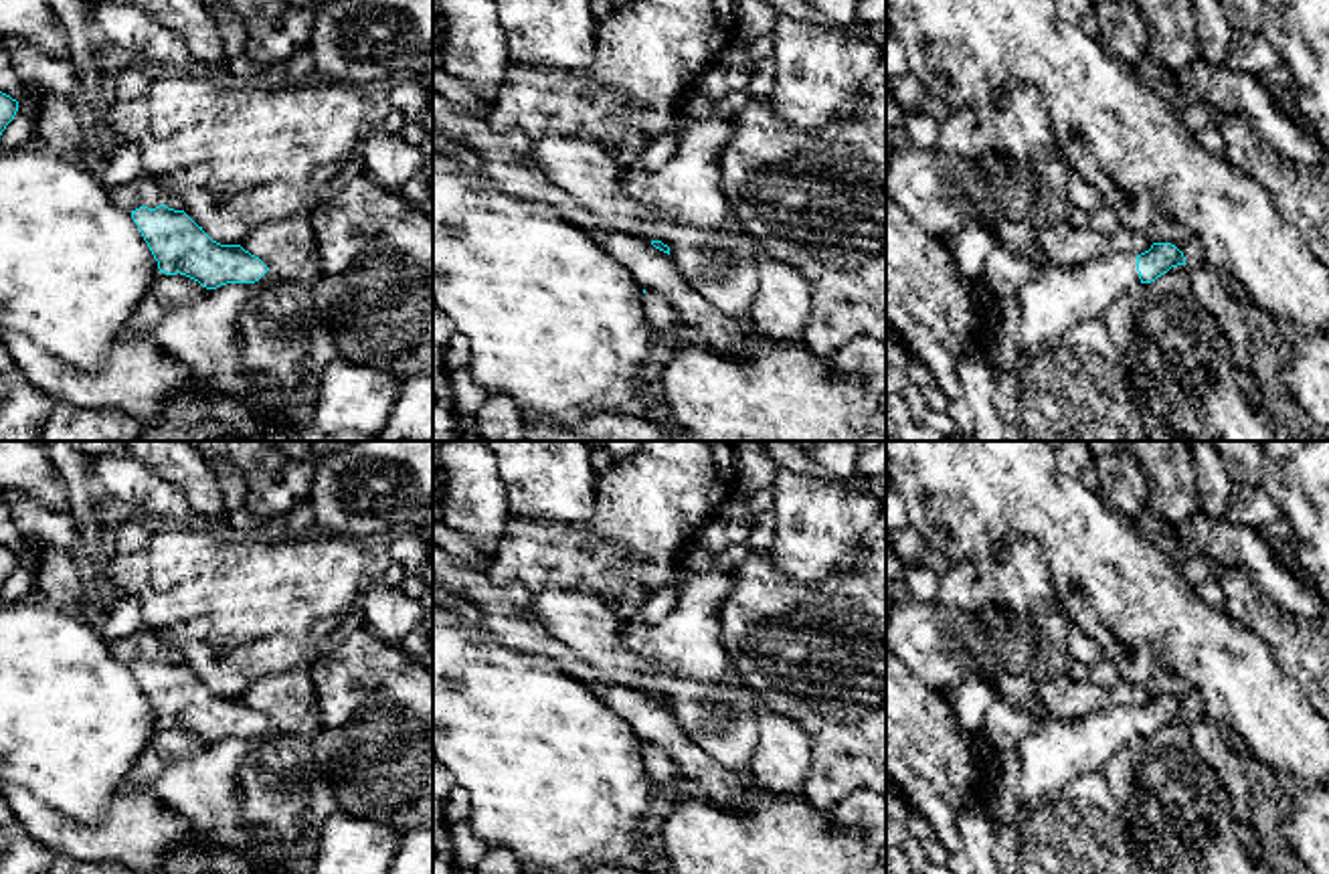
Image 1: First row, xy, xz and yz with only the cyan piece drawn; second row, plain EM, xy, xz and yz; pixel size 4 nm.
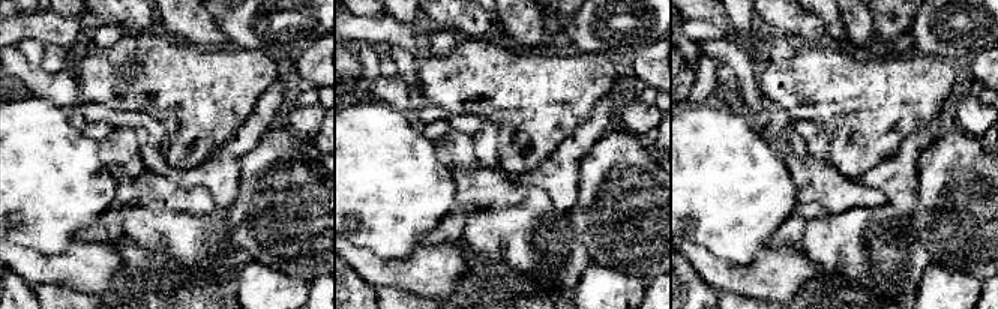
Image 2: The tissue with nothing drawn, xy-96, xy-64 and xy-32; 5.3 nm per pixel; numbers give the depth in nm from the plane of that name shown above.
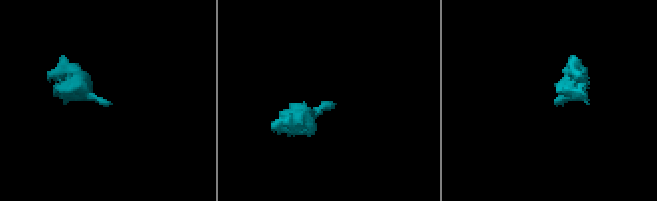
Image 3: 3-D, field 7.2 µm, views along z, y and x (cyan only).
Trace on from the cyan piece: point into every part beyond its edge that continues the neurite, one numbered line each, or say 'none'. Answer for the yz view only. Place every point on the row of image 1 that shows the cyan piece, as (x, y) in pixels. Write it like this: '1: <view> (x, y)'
1: yz (1056, 300)

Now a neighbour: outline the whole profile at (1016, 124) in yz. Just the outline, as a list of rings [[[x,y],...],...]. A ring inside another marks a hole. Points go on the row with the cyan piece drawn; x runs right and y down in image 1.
[[[1022,83],[987,107],[957,107],[941,121],[937,150],[949,158],[981,160],[985,154],[1005,154],[1022,160],[1026,172],[1038,178],[1038,198],[1026,221],[999,223],[999,245],[1030,261],[1038,273],[1048,267],[1038,247],[1038,231],[1066,223],[1072,212],[1068,196],[1068,164],[1056,158],[1050,119],[1042,95]]]

